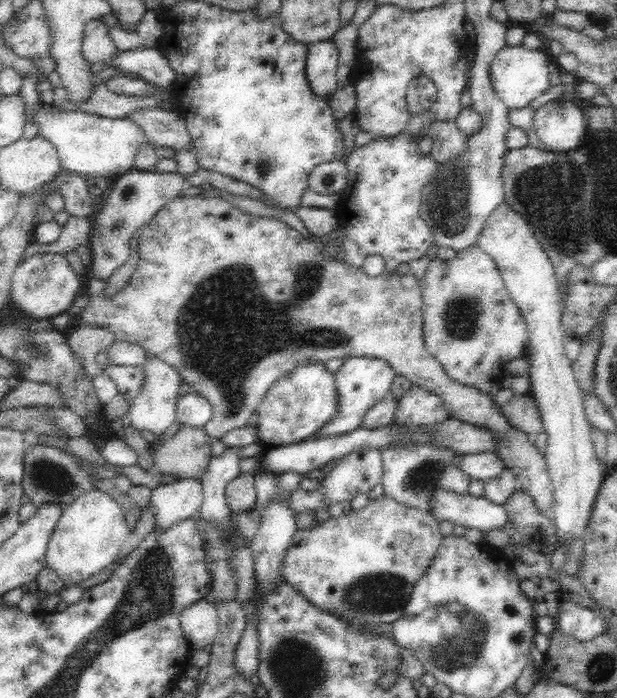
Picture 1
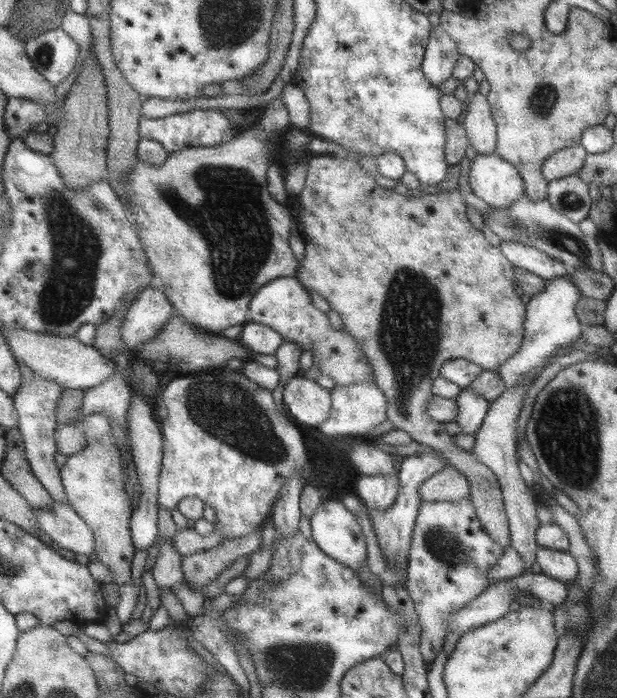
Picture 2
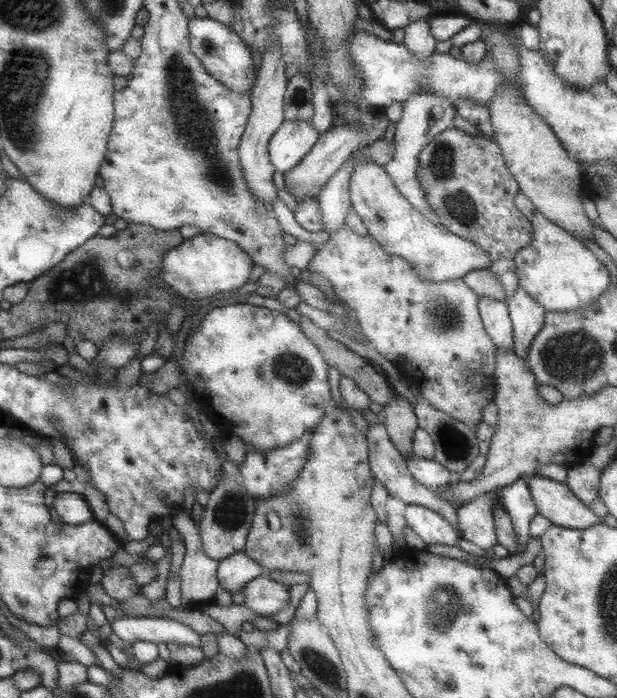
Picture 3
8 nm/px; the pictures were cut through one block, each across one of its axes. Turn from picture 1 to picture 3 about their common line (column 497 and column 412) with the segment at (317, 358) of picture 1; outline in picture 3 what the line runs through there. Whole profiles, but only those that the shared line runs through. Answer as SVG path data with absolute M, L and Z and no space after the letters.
M396 394L383 412L387 434L405 457L414 455L413 438L419 428L414 408L408 399Z

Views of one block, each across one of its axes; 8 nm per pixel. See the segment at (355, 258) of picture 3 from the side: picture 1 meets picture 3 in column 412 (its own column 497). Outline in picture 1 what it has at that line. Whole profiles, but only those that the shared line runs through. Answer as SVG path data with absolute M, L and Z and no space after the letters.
M476 245L448 260L431 260L419 284L423 302L424 345L428 353L452 380L464 386L475 386L480 392L489 393L498 388L501 377L508 372L506 364L526 355L529 338L525 319L508 295L493 258Z

